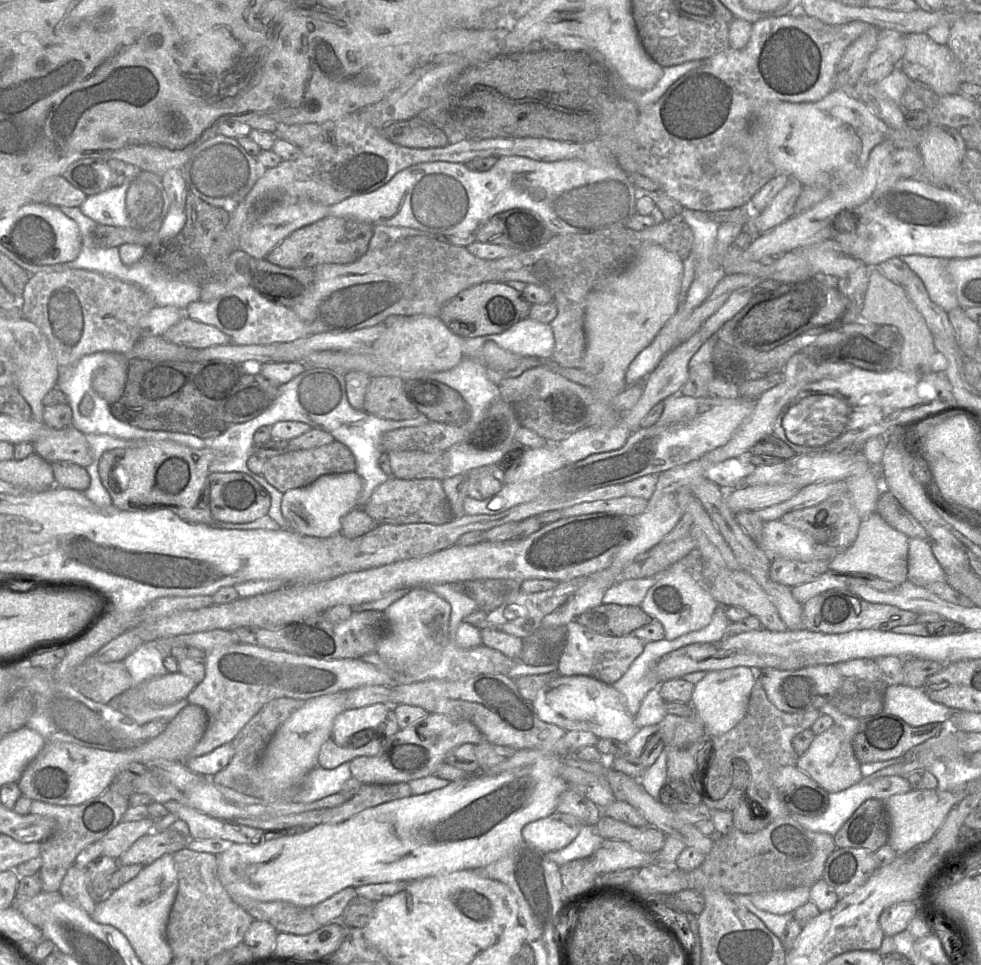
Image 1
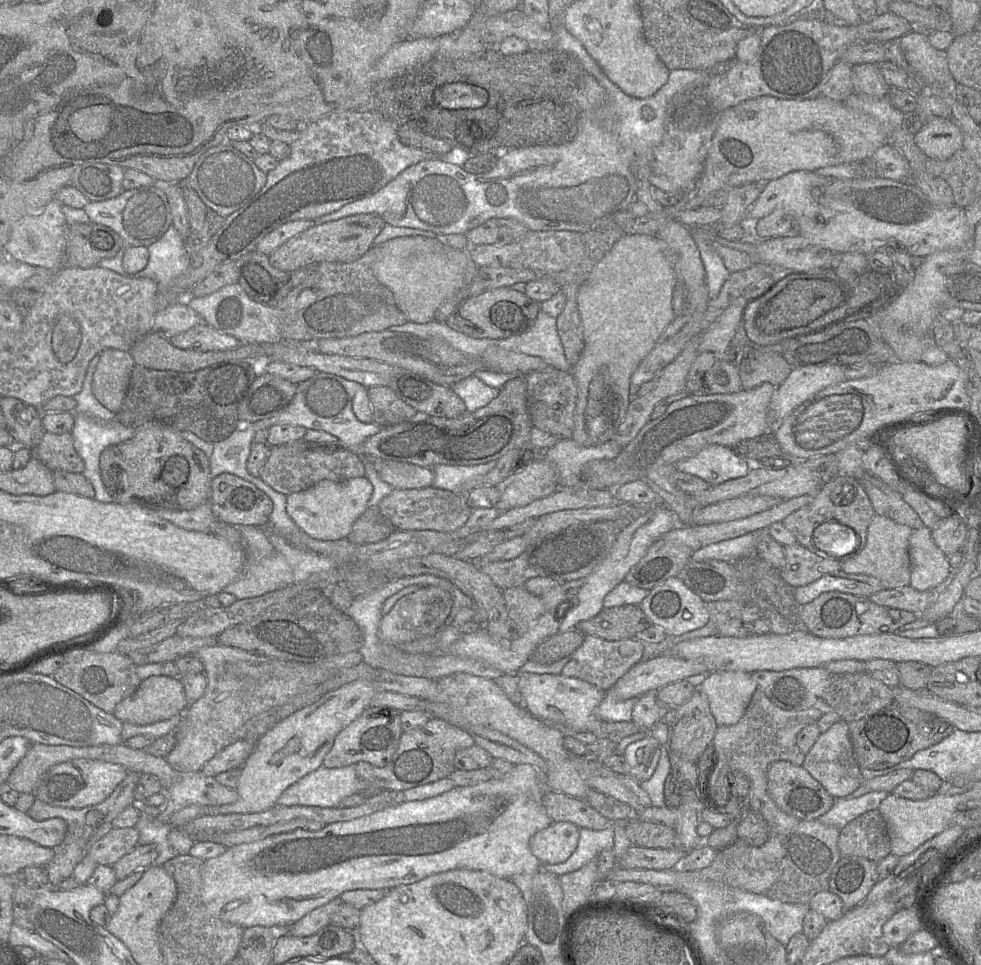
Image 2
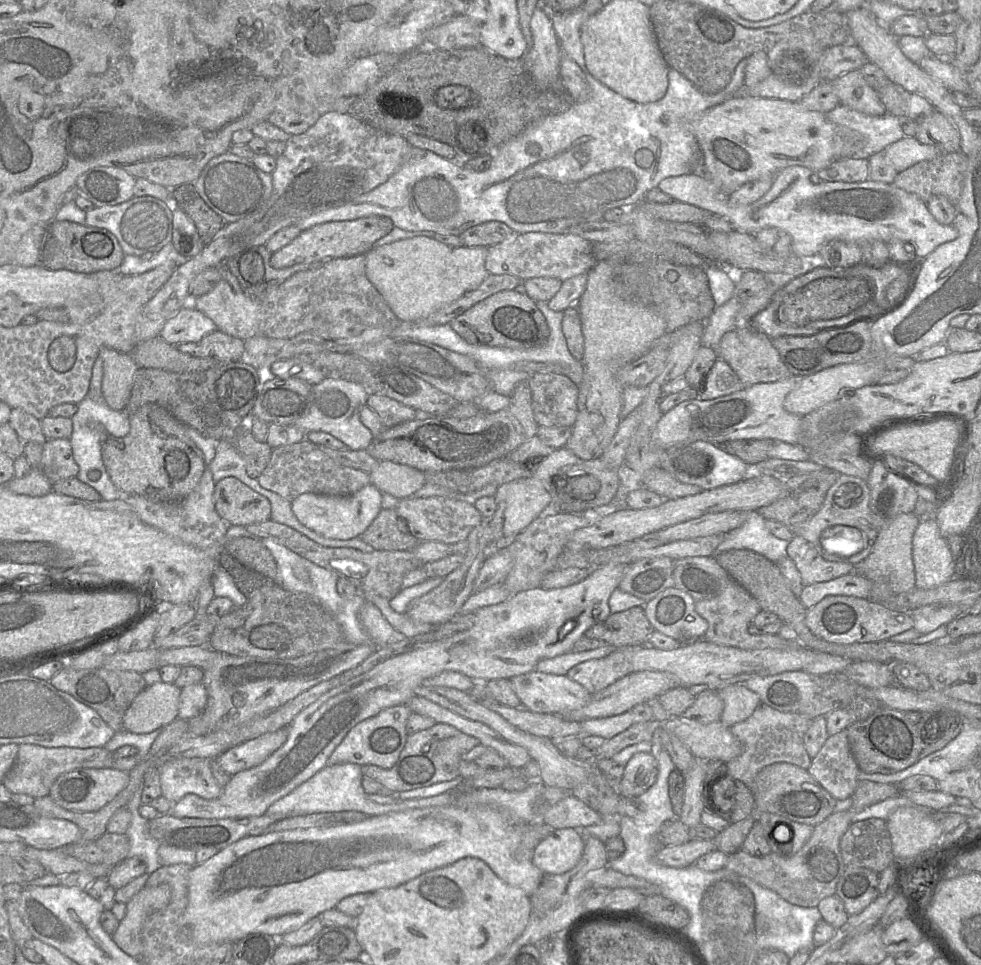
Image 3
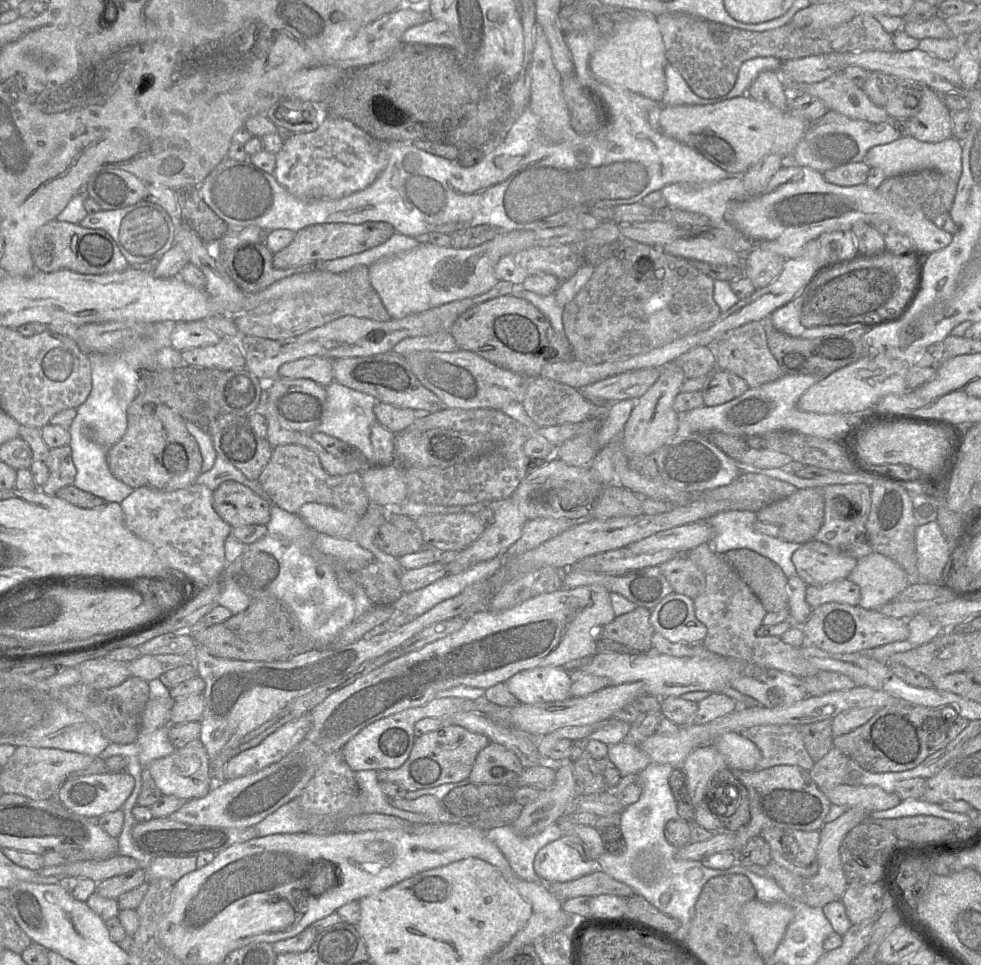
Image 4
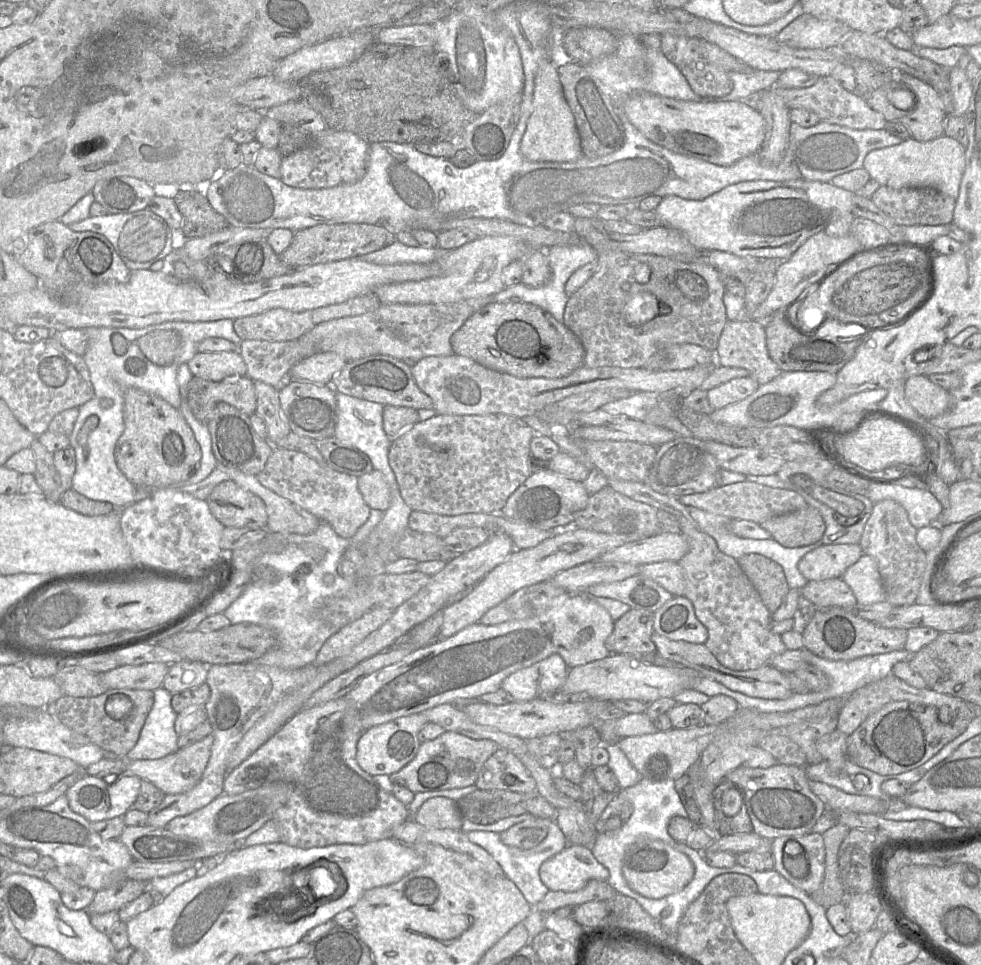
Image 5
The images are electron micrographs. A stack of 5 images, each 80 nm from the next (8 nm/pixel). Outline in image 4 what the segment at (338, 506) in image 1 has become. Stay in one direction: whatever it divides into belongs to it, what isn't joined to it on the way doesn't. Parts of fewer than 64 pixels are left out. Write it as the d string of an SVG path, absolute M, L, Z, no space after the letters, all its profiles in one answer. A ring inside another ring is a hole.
M309 502L300 508L298 515L311 529L314 529L316 532L323 533L331 537L353 540L362 548L370 551L377 560L383 563L388 563L395 568L399 567L400 564L398 558L382 551L376 544L376 537L379 529L388 517L388 510L384 506L370 502L365 515L358 520L357 517L351 516L332 506Z

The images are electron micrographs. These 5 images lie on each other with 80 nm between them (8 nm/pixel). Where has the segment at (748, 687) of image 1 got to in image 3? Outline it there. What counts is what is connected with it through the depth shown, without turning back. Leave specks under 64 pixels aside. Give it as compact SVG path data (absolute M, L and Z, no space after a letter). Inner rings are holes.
M742 684L729 685L718 693L724 702L720 722L728 727L749 718L761 704L759 695Z

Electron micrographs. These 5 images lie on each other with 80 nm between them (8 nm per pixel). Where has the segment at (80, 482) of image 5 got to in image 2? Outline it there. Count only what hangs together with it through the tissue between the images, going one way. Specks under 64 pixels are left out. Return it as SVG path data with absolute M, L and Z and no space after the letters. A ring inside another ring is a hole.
M84 413L73 414L71 434L75 450L84 462L85 468L82 474L92 484L95 500L112 503L114 499L105 488L100 475L100 454L109 446L129 440L135 429L123 425L116 419L102 422Z

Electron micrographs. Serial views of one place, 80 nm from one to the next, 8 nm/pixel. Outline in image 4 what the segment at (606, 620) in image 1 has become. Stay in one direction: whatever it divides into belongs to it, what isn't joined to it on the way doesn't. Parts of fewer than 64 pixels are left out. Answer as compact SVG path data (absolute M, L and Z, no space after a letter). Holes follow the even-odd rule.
M641 606L615 616L612 622L597 630L599 639L611 640L630 651L638 652L647 652L652 649L651 638L654 633L650 610Z

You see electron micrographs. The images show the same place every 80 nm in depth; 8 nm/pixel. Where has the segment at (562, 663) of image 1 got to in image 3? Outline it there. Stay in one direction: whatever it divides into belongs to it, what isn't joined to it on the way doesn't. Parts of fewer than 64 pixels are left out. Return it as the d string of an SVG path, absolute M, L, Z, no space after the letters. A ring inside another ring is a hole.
M615 647L605 657L587 660L575 665L566 675L582 685L592 695L629 673L631 673L630 664L623 652Z

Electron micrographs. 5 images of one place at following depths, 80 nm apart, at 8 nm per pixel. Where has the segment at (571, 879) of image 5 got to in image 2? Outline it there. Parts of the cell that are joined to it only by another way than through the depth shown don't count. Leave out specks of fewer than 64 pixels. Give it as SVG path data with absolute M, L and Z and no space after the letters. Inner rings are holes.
M551 822L551 824L535 833L529 847L532 854L541 864L560 864L565 862L575 851L579 840L579 827L571 822Z

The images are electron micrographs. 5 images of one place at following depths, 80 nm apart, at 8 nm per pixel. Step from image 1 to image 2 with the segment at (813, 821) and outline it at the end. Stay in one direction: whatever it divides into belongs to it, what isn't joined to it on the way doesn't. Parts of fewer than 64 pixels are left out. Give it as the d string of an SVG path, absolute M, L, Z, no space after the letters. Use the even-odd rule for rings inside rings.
M870 791L856 798L835 798L832 808L820 816L818 820L823 824L842 829L863 813L878 809L880 803L888 794Z

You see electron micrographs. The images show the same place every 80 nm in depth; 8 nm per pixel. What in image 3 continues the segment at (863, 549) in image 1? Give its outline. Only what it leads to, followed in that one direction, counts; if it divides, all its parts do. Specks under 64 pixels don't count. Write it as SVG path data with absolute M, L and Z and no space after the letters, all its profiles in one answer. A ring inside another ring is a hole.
M914 513L900 514L878 531L871 553L854 565L853 572L869 580L887 577L894 594L906 593L915 587L915 573L912 559L912 538L920 521Z

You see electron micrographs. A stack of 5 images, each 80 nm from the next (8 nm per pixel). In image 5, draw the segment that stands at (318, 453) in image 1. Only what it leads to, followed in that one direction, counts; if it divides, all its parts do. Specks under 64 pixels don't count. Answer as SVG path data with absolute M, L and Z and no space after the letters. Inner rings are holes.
M274 447L257 479L277 495L329 524L343 538L351 539L369 517L371 509L358 489L357 477L320 465L303 452Z

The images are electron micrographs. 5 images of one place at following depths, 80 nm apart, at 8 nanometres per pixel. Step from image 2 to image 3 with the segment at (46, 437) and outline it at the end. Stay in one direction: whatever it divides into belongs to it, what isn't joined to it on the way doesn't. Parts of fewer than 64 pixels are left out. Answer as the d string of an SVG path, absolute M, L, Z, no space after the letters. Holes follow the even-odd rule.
M47 439L44 443L41 469L51 484L76 477L79 467L74 461L69 439Z

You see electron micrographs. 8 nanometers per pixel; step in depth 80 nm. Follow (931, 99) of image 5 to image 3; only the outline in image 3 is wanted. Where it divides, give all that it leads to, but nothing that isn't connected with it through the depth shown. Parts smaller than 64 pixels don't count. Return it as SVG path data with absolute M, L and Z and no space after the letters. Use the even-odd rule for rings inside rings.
M939 111L916 120L918 129L915 138L922 144L932 145L942 153L956 151L960 146L957 128Z

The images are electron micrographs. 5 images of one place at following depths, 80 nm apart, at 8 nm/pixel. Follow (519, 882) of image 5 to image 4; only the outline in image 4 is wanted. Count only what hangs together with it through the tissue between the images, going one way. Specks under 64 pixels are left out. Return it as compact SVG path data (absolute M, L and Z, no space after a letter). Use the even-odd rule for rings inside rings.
M552 823L542 832L531 837L519 836L512 825L486 831L486 837L503 853L514 873L528 882L541 882L533 868L537 852L562 835L558 823Z

